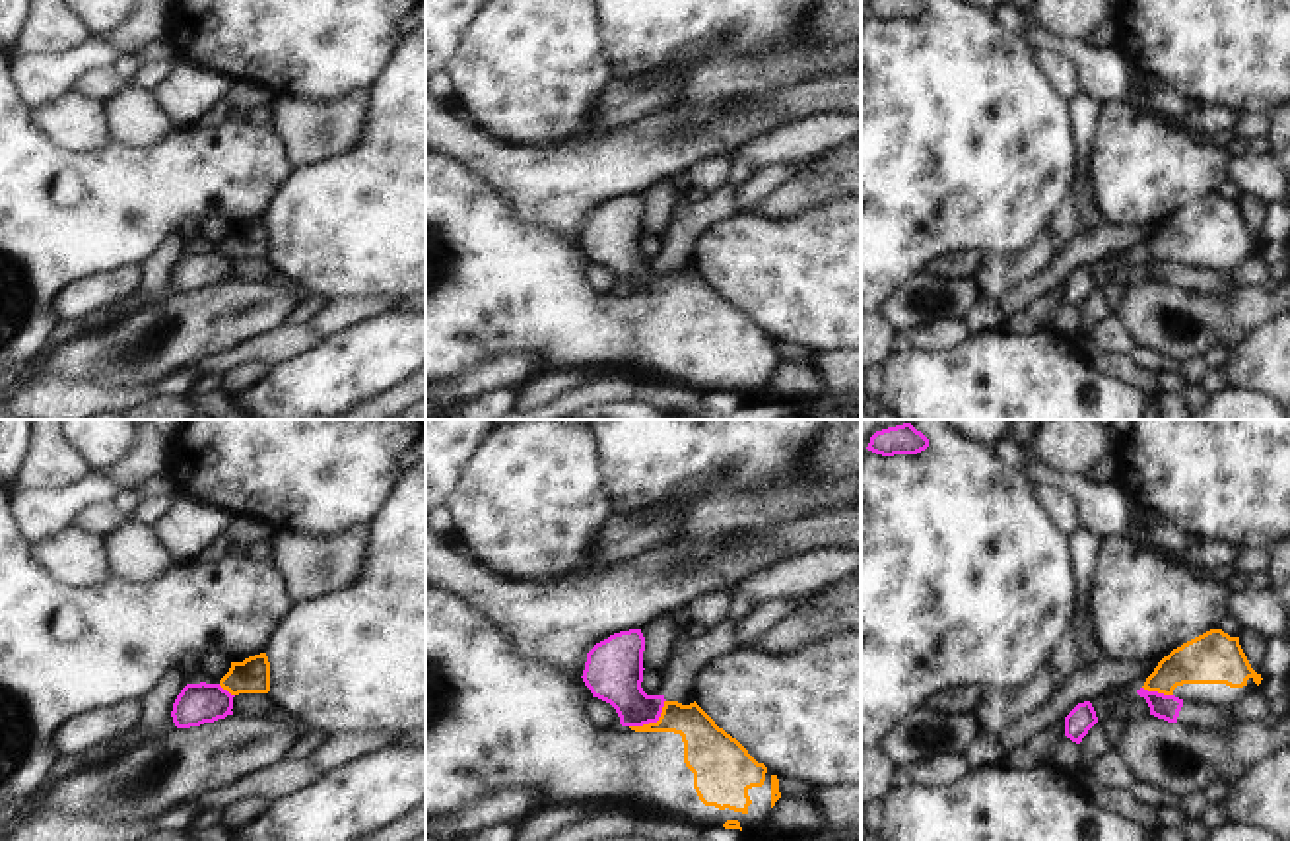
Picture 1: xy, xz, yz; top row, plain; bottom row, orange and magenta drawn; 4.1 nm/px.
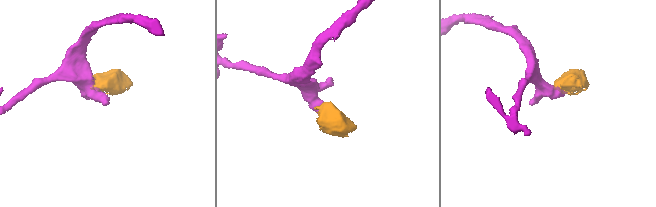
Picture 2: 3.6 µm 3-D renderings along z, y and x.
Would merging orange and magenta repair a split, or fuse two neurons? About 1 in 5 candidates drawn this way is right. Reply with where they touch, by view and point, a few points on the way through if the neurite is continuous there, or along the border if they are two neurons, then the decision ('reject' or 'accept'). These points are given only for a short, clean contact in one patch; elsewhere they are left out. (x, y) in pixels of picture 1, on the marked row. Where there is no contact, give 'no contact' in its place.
xz (653, 723) | along xz (665, 700), (663, 711), (655, 721), (630, 727) | reject

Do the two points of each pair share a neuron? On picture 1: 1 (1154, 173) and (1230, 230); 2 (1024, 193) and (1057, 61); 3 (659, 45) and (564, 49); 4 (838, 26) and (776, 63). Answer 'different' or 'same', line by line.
1: same
2: different
3: different
4: same

